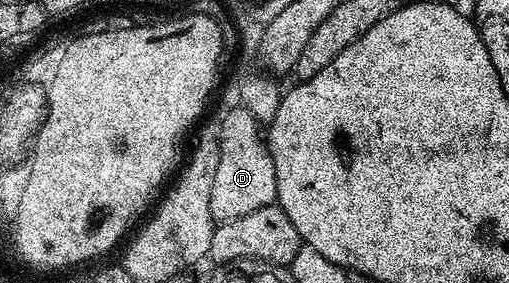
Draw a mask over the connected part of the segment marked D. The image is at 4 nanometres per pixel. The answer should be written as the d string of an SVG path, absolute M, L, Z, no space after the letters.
M242 107L231 109L217 121L219 126L219 162L217 176L213 179L213 191L209 195L211 220L232 221L249 211L257 211L277 201L277 171L273 167L271 146L264 134L259 134L261 122Z

